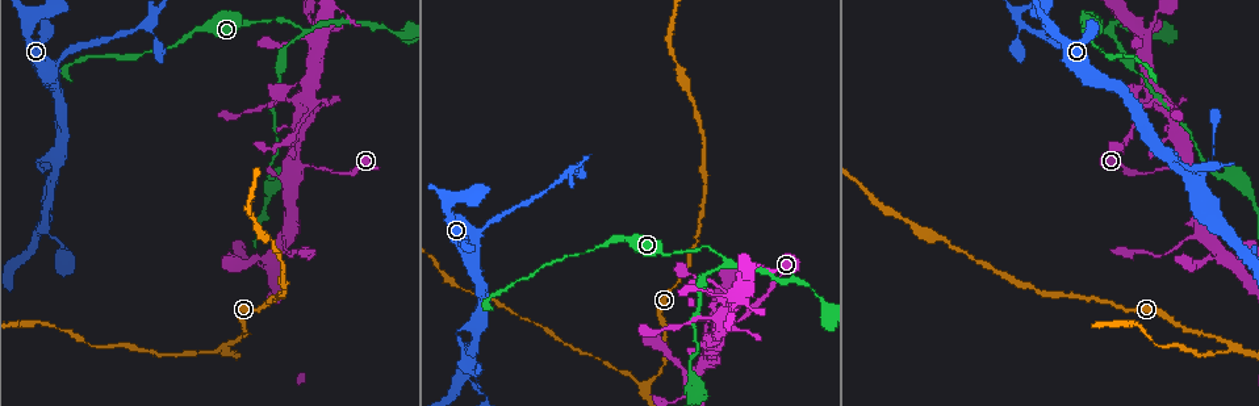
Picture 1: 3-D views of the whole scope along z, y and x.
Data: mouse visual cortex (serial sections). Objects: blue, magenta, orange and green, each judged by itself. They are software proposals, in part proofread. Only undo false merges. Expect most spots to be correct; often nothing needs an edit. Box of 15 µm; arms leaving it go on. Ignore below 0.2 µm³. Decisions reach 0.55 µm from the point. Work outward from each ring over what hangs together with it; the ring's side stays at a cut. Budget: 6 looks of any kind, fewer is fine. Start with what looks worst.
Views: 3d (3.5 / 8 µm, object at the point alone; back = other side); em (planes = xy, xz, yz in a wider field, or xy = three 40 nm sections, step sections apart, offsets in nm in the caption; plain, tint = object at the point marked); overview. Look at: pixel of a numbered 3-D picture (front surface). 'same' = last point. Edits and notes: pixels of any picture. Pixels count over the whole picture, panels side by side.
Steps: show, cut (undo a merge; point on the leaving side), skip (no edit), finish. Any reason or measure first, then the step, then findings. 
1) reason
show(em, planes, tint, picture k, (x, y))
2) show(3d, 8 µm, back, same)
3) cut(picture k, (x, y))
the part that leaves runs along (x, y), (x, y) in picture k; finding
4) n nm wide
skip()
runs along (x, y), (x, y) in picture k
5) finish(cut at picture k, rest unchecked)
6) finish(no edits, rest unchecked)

three arms meet
show(3d, 3.5 µm, back, picture 1, (1106, 34))

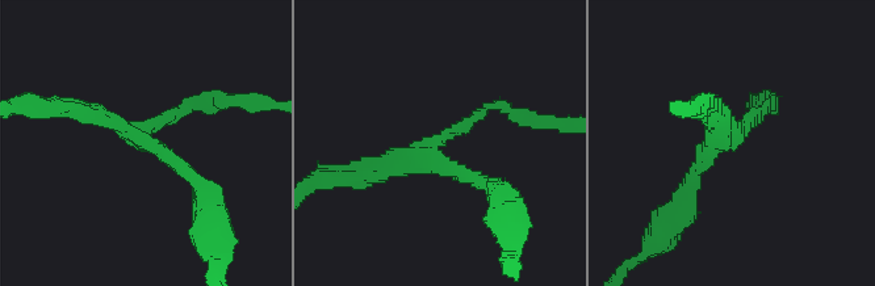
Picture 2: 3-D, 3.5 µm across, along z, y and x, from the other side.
show(em, xy, step 5, tint, picture 2, (437, 143))

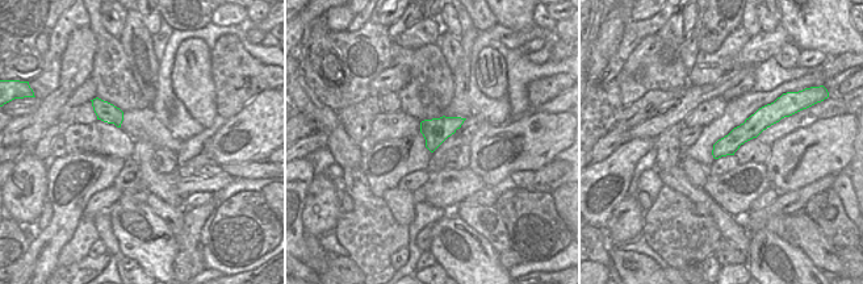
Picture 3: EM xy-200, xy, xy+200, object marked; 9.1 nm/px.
skip()
continuous, no second cell

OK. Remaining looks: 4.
abrupt turn
show(3d, 3.5 µm, picture 1, (1022, 24))

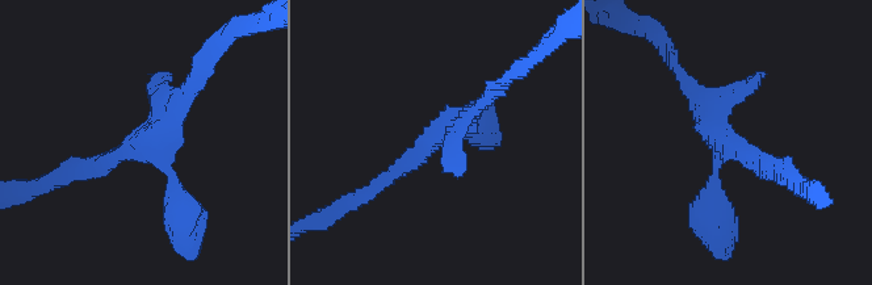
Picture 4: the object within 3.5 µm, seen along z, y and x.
show(em, xy, step 1, tint, picture 4, (724, 142))

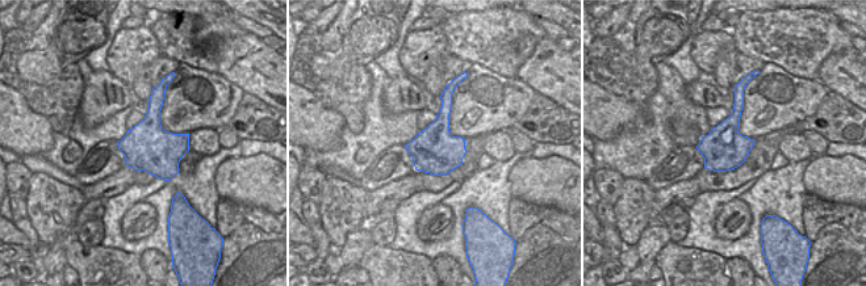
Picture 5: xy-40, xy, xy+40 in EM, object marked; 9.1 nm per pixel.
skip()
runs along (367, 192), (443, 131), (479, 129) in picture 4; one cell here

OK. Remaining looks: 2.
finish(no edits, rest unchecked)

